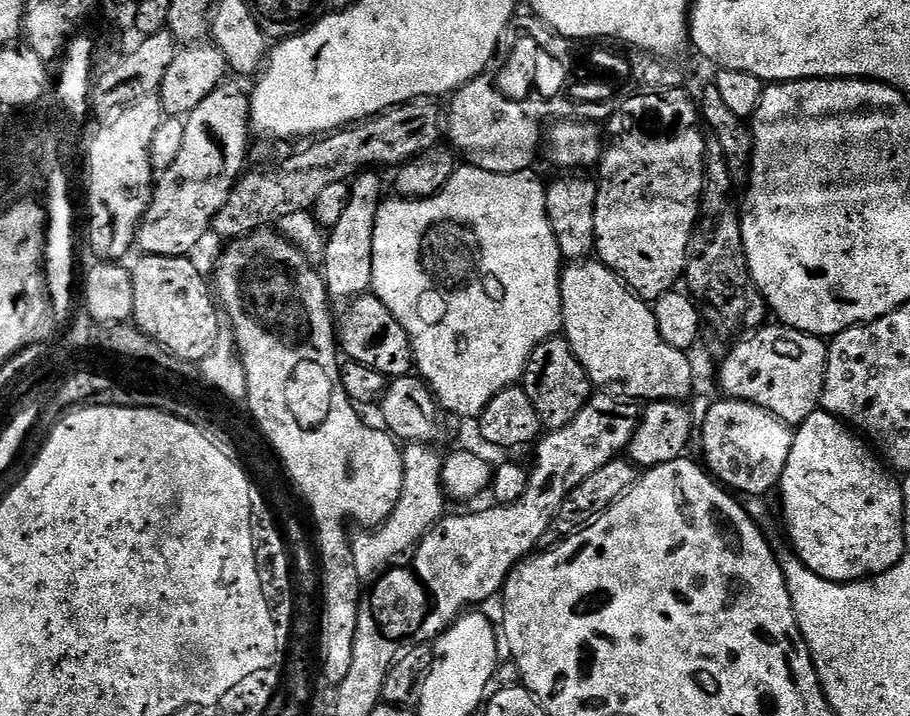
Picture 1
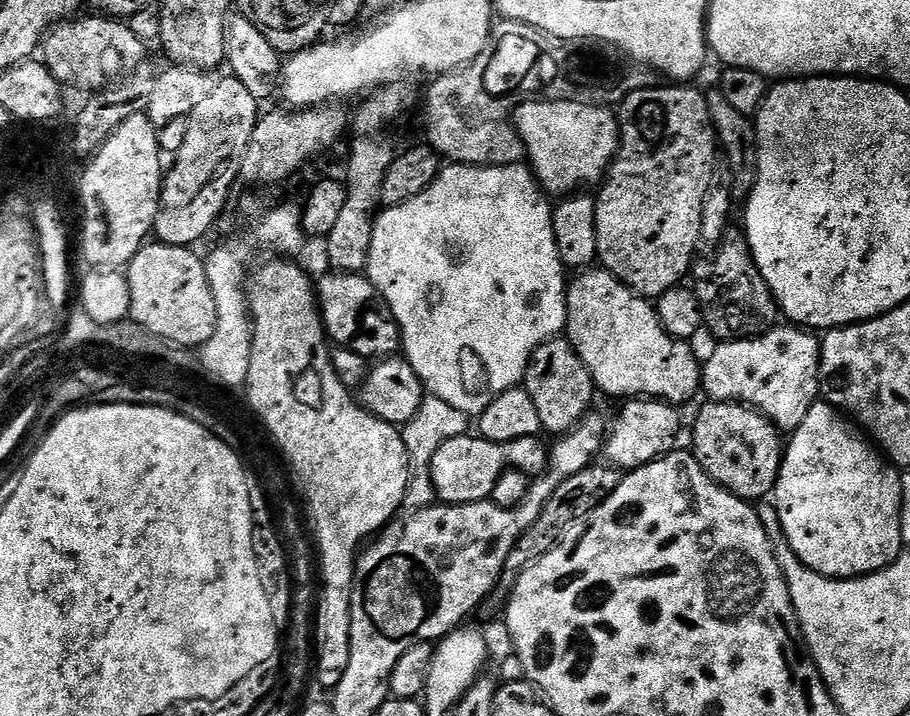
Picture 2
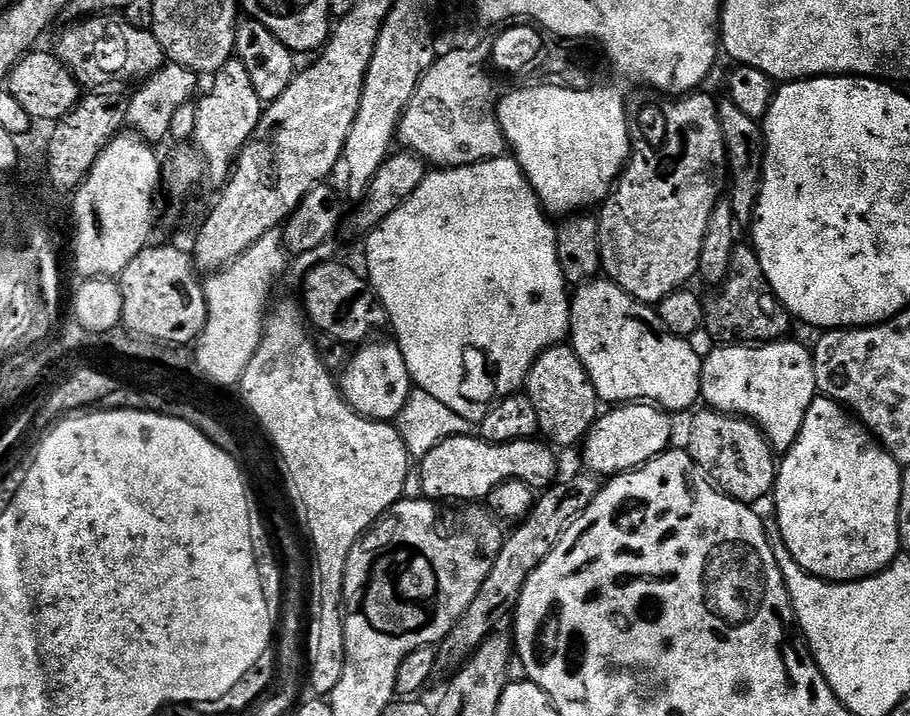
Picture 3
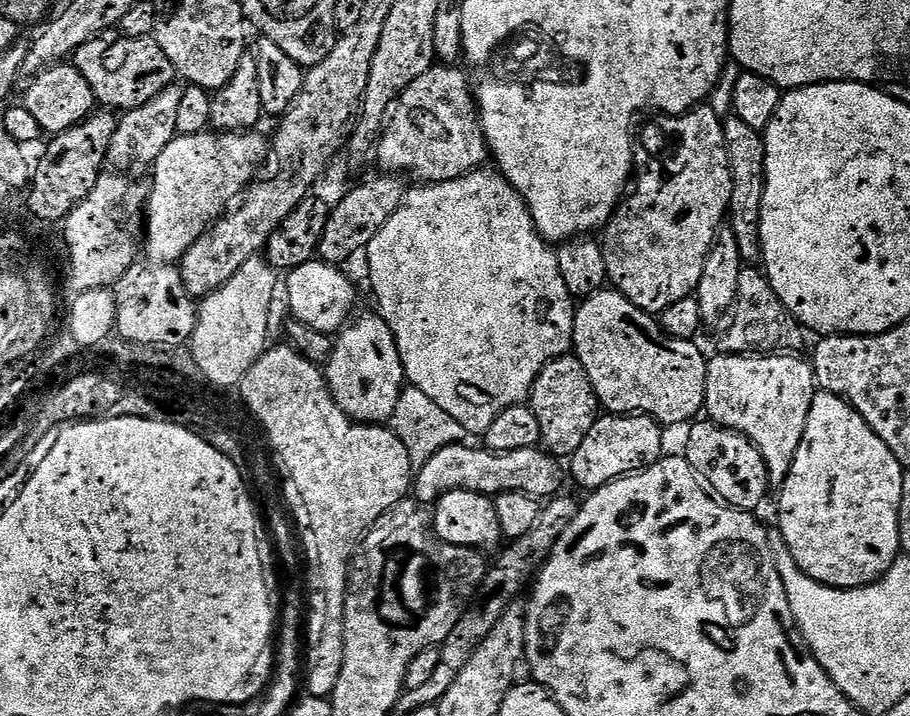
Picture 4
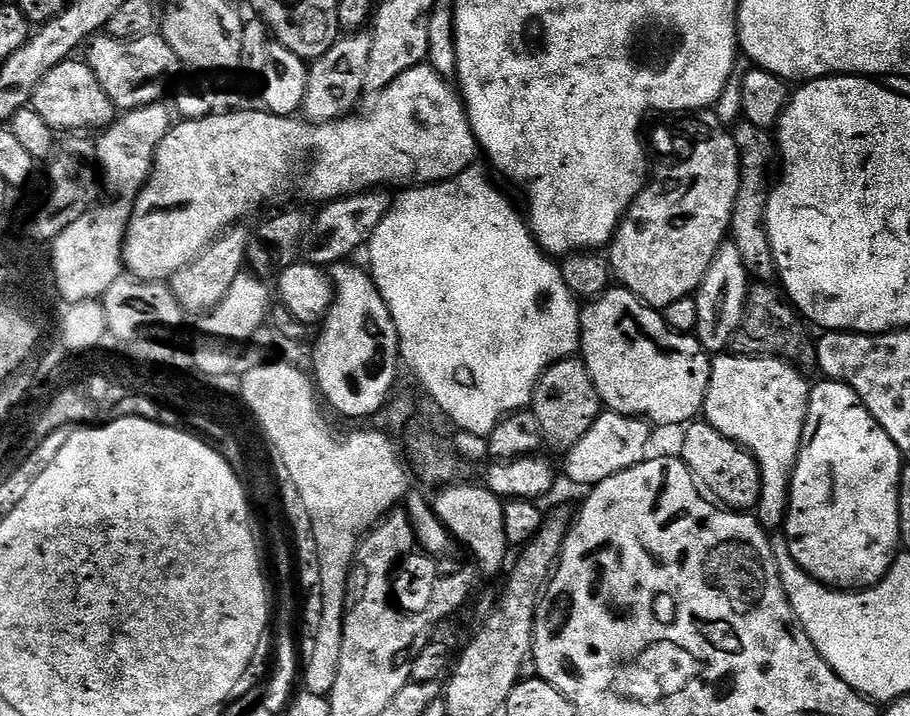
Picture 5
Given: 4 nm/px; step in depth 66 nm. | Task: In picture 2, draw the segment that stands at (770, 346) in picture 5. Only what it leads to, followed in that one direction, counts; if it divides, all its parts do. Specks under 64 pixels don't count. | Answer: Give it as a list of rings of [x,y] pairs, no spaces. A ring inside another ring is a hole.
[[[729,227],[711,256],[712,260],[697,259],[690,269],[691,279],[696,279],[694,291],[702,306],[704,328],[712,331],[717,341],[723,342],[751,338],[777,327],[779,320],[776,319],[782,316],[780,305],[758,270],[743,231],[739,227]]]

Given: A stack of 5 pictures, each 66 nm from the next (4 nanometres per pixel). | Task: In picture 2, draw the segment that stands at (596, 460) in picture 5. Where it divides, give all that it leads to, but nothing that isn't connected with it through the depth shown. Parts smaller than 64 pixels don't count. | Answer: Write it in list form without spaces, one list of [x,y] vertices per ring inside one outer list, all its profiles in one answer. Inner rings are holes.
[[[632,398],[620,412],[616,424],[611,425],[604,441],[603,455],[613,468],[635,470],[668,455],[677,447],[676,439],[680,436],[680,416],[673,405],[655,398]]]

